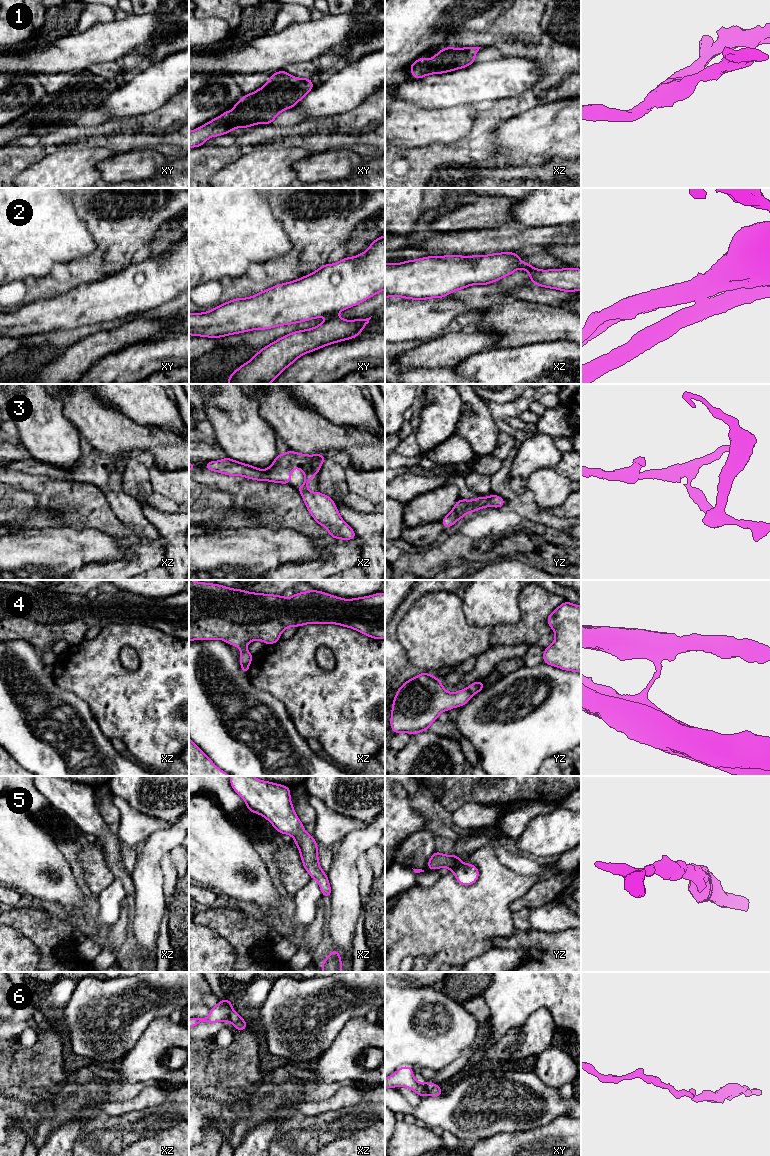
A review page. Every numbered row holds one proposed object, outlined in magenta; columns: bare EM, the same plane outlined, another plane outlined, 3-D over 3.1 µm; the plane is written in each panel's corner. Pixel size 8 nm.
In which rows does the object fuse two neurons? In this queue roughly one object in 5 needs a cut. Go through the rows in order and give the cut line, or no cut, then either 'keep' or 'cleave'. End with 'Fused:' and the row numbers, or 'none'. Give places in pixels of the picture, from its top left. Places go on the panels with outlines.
1: no cut; keep
2: cut in xy along (336, 314), (328, 317); cleave
3: no cut; keep
4: cut in xz along (241, 664), (248, 665); cleave
5: no cut; keep
6: cut in xz along (233, 1010), (229, 1021); cleave
Fused: 2, 4, 6

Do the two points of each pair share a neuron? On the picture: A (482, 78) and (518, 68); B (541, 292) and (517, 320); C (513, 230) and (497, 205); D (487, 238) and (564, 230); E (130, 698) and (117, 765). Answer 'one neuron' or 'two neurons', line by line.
A: one neuron
B: two neurons
C: two neurons
D: one neuron
E: two neurons

